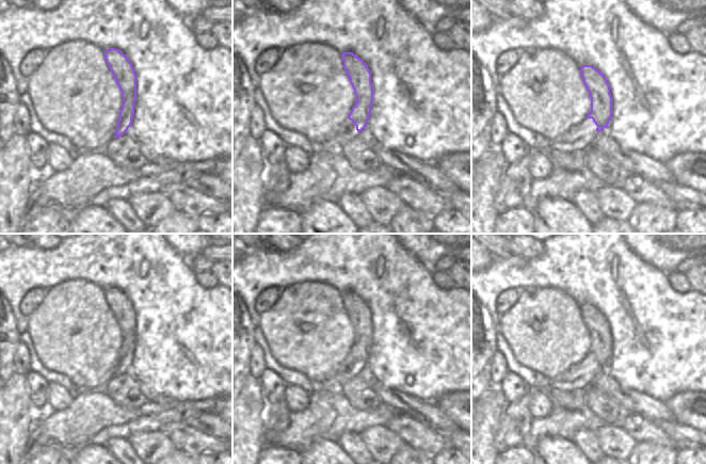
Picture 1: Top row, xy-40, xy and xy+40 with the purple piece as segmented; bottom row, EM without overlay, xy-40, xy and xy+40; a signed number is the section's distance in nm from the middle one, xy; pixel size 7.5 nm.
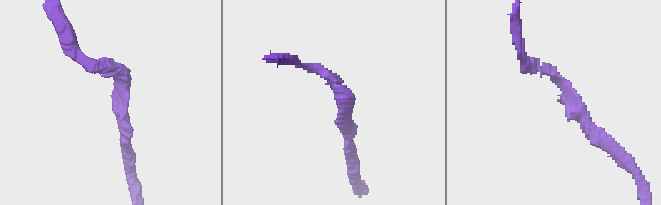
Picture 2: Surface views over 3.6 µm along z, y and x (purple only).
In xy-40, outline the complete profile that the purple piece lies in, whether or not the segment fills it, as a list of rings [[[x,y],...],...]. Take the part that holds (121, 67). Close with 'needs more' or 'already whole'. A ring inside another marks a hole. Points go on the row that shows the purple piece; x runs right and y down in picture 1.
[[[116,48],[105,50],[105,60],[122,92],[124,100],[115,128],[115,138],[118,138],[132,124],[134,102],[137,100],[137,75],[126,54]]] | already whole

